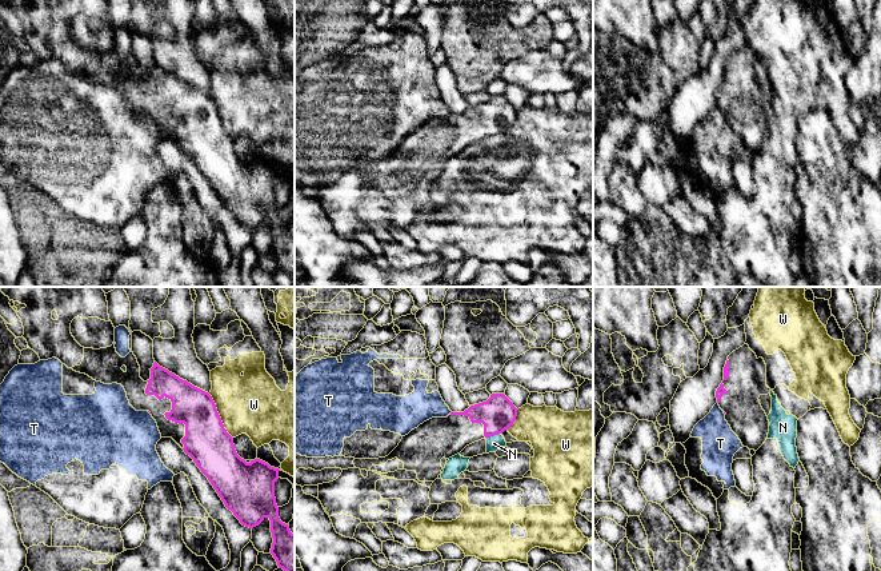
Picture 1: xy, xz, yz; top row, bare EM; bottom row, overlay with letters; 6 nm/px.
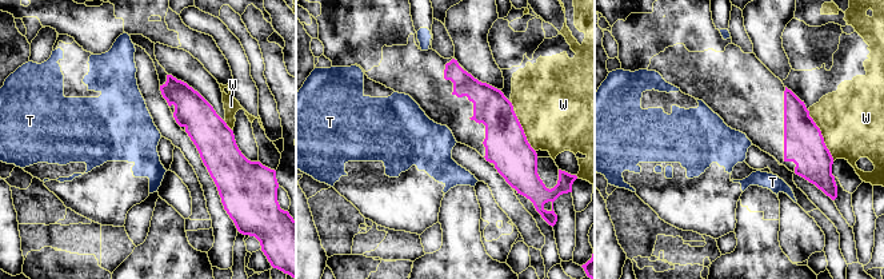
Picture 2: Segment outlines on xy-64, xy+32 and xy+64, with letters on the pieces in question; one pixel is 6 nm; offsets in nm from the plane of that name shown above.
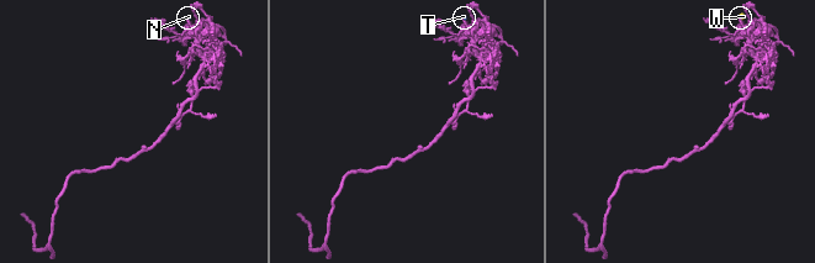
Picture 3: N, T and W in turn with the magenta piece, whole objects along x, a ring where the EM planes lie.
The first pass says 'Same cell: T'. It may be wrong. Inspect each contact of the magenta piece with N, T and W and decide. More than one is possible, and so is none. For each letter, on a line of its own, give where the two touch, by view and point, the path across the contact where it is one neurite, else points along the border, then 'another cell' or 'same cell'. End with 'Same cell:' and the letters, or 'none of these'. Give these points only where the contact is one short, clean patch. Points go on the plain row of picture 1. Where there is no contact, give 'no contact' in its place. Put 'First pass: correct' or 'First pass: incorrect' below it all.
N: xz (493, 135) | along xz (500, 134), (487, 139) | another cell
T: xz (448, 116) | along xz (451, 112), (445, 118) | another cell
W: xy (219, 118) | another cell
Same cell: none of these
First pass: incorrect

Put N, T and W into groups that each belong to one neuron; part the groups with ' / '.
N W / T

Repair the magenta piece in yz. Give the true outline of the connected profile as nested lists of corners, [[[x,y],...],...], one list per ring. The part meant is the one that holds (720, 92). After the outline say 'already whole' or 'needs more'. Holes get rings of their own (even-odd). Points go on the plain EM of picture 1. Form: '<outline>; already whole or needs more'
[[[748,45],[728,57],[716,99],[732,132],[749,151],[757,152],[768,139],[770,92],[766,87],[766,65]]]; needs more

